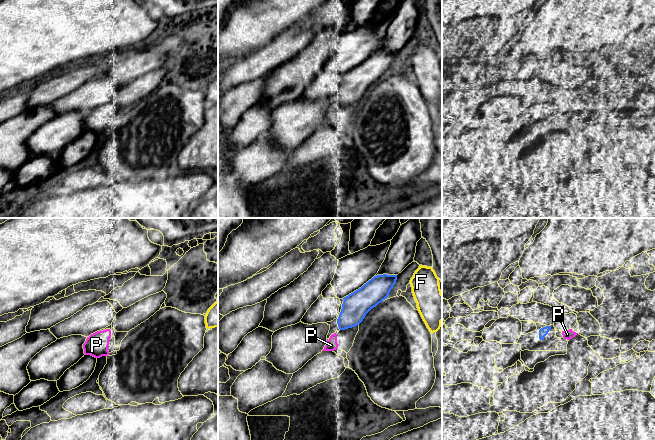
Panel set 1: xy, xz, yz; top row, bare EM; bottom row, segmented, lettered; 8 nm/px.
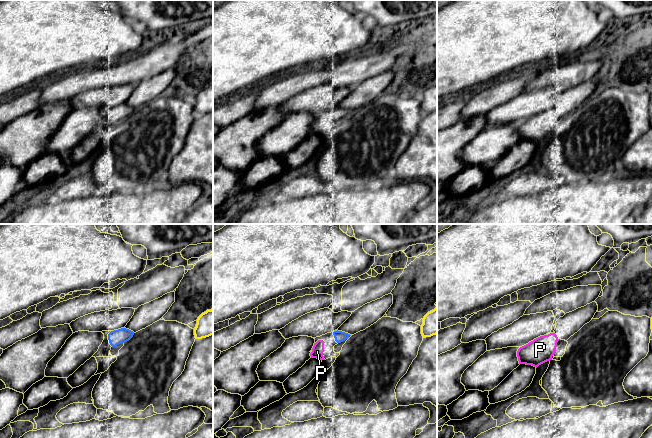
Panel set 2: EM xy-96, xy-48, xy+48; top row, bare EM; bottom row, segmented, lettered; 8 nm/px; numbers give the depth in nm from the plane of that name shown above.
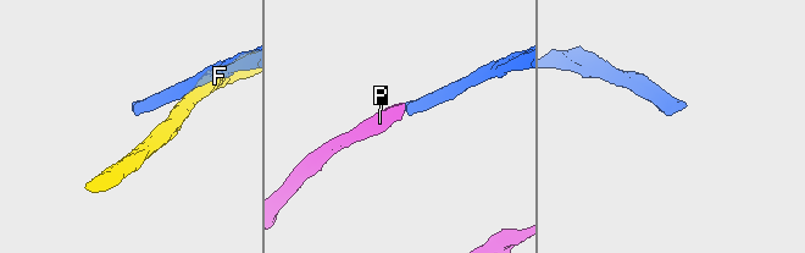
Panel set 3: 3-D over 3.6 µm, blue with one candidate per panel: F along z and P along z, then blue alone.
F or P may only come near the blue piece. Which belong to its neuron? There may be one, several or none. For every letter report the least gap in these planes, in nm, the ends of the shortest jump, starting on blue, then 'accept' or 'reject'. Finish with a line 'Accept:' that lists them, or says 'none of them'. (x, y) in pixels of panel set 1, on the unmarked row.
F: 110 nm | xz (396, 55), (410, 56) | reject
P: 50 nm | xz (339, 104), (335, 109) | accept
Accept: P

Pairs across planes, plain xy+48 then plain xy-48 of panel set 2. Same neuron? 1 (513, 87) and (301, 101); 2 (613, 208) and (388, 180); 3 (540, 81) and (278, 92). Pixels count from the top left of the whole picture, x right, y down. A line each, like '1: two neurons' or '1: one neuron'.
1: two neurons
2: two neurons
3: two neurons

